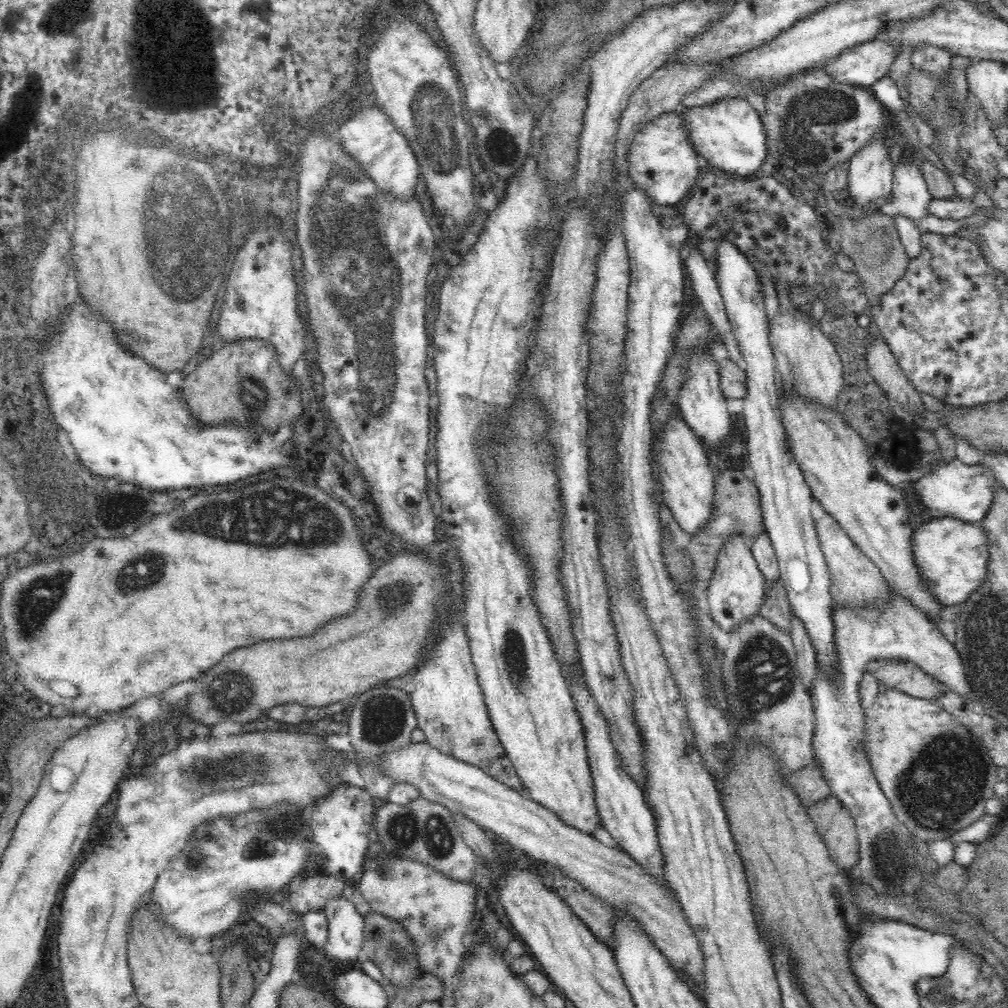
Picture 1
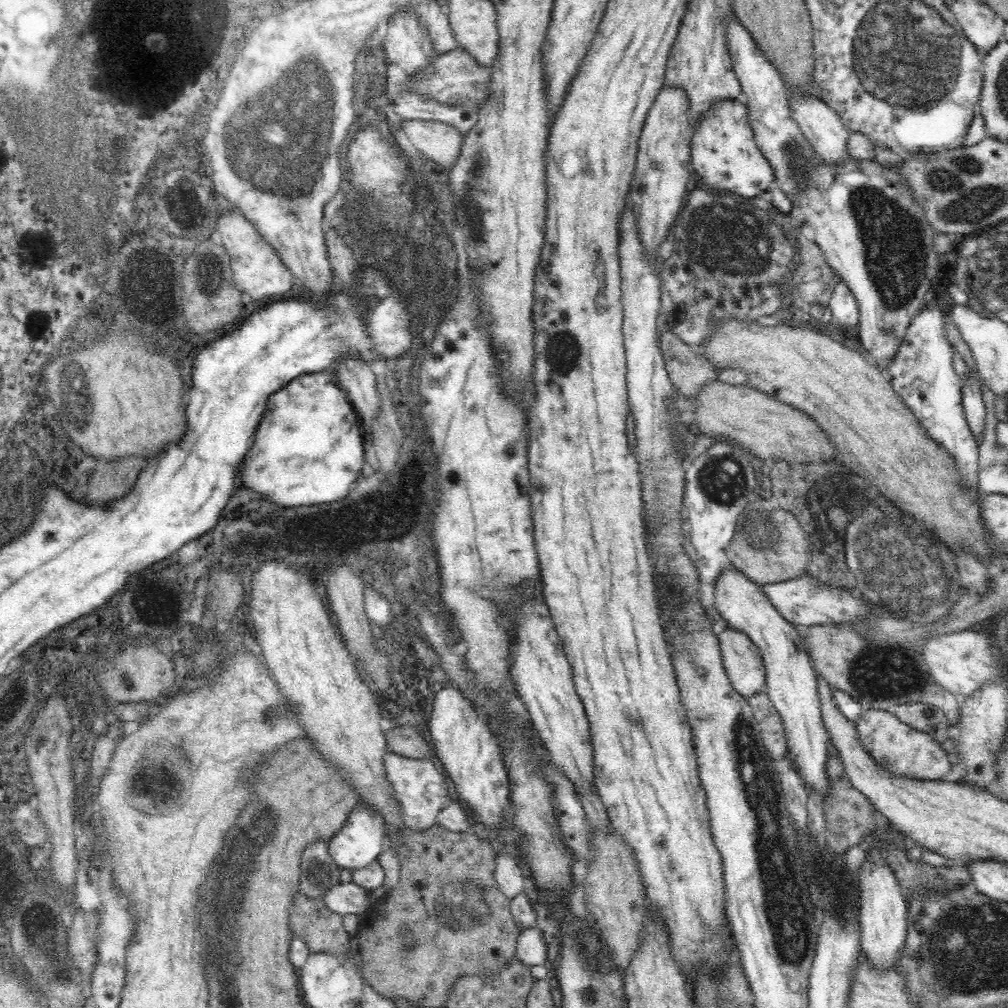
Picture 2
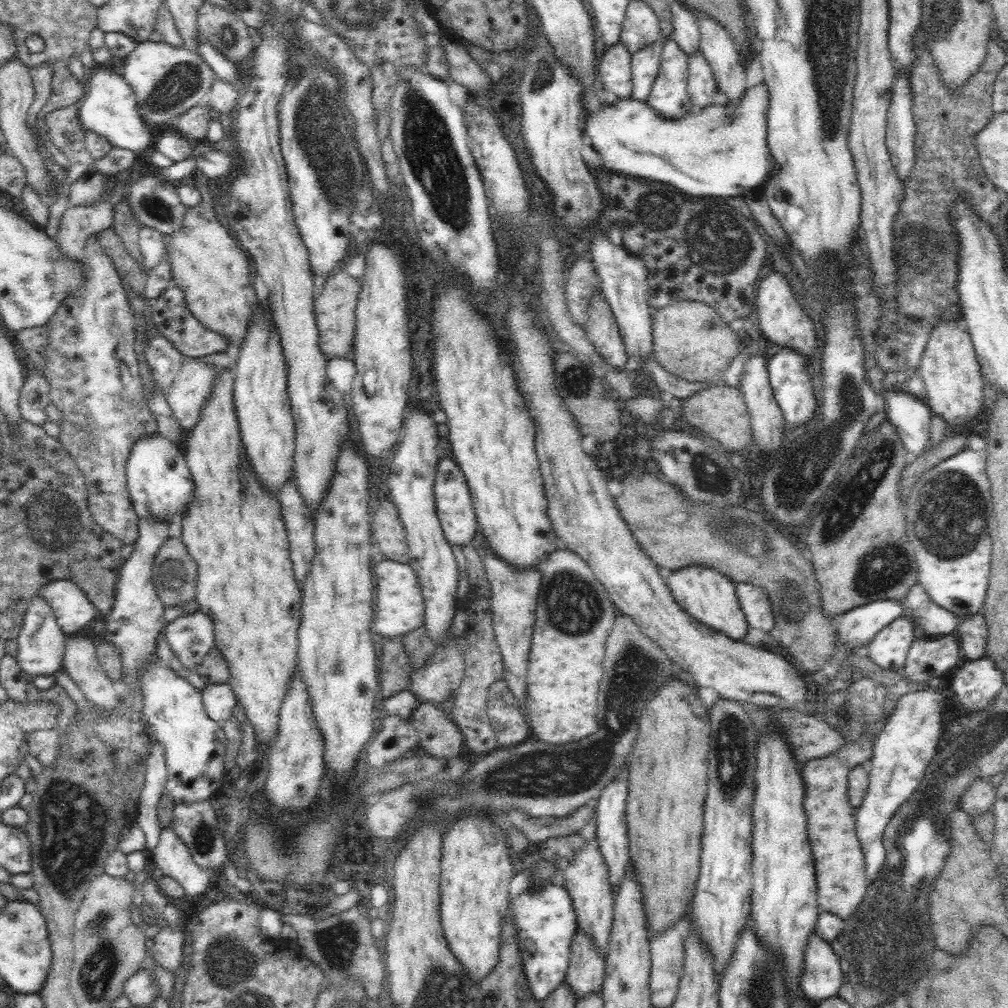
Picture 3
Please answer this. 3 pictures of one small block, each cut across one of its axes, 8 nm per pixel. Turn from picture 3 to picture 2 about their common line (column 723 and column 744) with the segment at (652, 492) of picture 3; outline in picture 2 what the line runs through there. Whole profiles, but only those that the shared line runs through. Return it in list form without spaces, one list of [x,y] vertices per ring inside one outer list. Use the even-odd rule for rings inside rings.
[[[758,498],[740,513],[734,538],[727,548],[731,564],[757,583],[768,585],[787,581],[806,572],[811,559],[807,536],[794,513],[776,506],[776,500]]]

